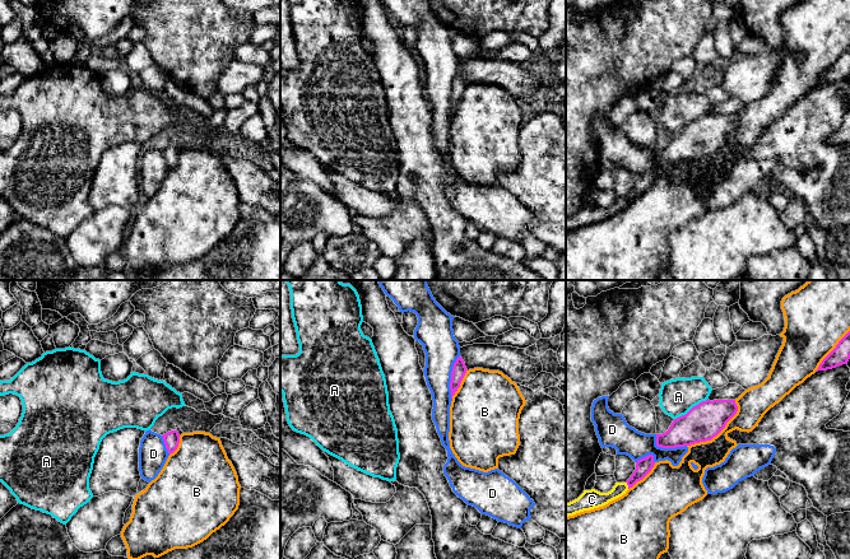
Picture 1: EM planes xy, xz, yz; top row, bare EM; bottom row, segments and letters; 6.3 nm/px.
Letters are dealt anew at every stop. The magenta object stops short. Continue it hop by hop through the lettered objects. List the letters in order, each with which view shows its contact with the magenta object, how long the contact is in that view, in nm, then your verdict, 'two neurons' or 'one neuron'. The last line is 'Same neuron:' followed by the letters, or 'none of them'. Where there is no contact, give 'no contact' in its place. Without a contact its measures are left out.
A: meets magenta in yz; contact 240 nm long; two neurons
B: meets magenta in yz; contact 420 nm long; two neurons
C: meets magenta in yz; contact 50 nm long; one neuron
D: meets magenta in xz; contact 280 nm long; two neurons
Same neuron: C

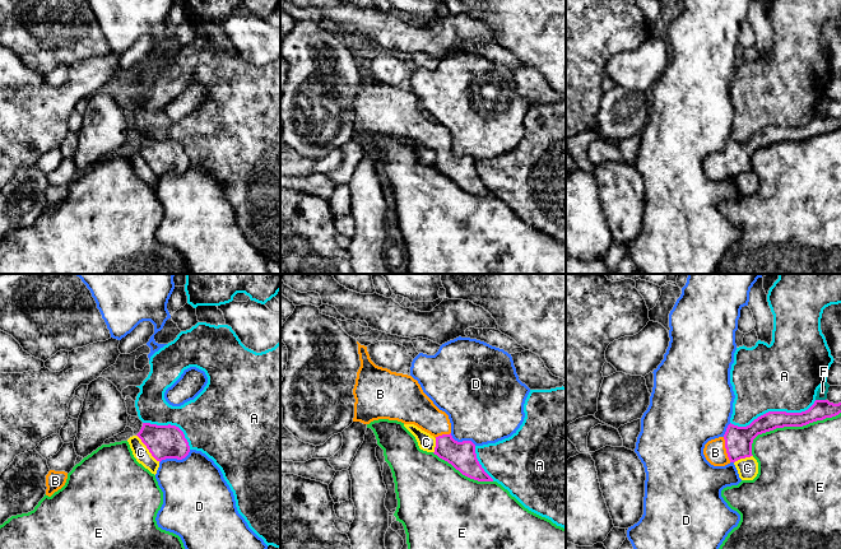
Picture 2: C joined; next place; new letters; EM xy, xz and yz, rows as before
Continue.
A: meets magenta in yz; contact 550 nm long; two neurons
B: meets magenta in yz; contact 170 nm long; one neuron
C: meets magenta in xy; contact 220 nm long; two neurons
D: meets magenta in xy; contact 220 nm long; two neurons
E: meets magenta in yz; contact 650 nm long; two neurons
F: meets magenta in yz; contact 60 nm long; two neurons
Same neuron: B

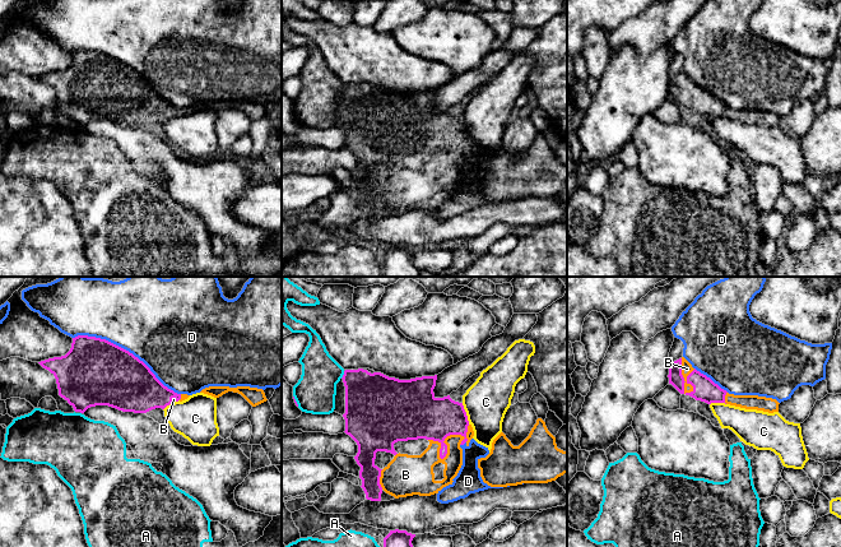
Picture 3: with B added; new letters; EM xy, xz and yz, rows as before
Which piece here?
A: meets magenta in xz; contact 50 nm long; two neurons
B: meets magenta in xz; contact 280 nm long; one neuron
C: meets magenta in xz; contact 140 nm long; two neurons
D: meets magenta in xy; contact 750 nm long; two neurons
Same neuron: B

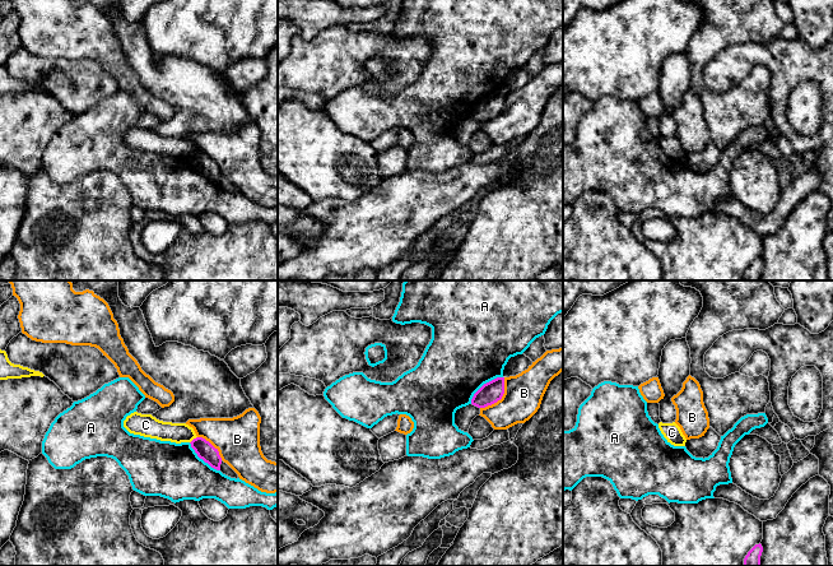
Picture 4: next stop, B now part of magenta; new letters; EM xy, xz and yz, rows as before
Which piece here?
A: meets magenta in xz; contact 260 nm long; two neurons
B: meets magenta in xz; contact 260 nm long; two neurons
C: meets magenta in xy; contact 60 nm long; two neurons
Same neuron: none of them

